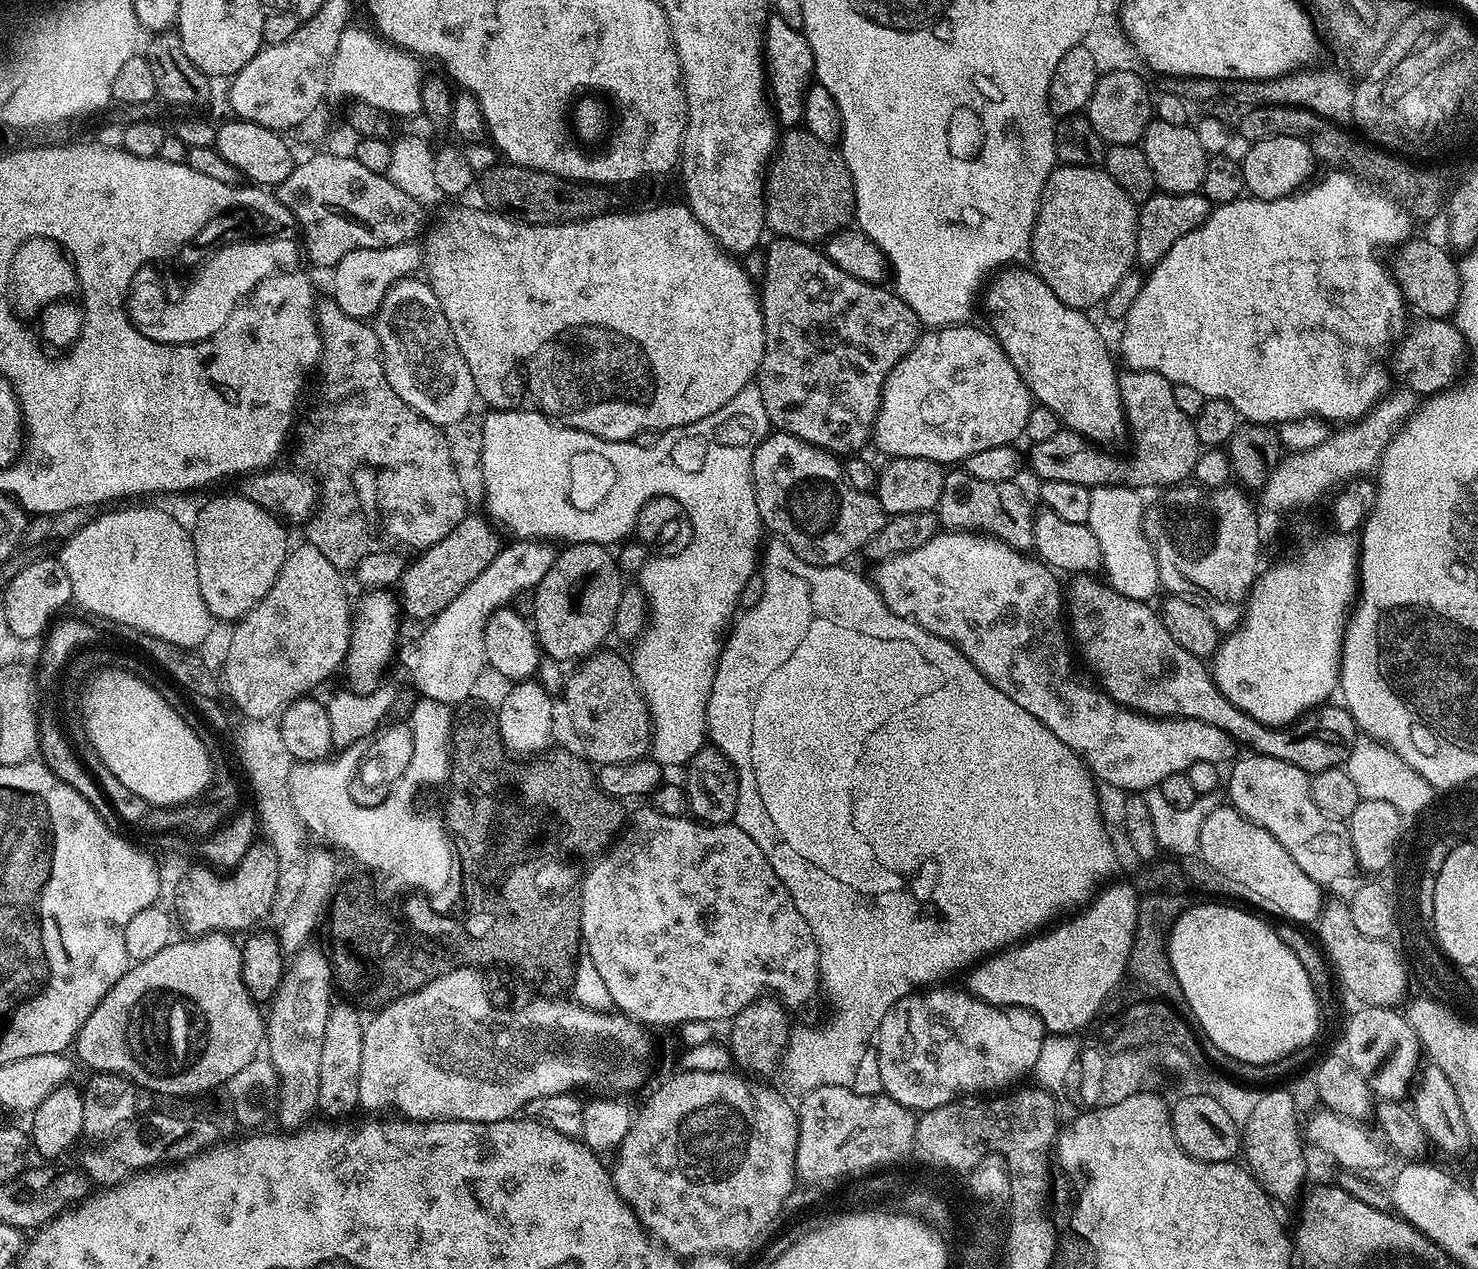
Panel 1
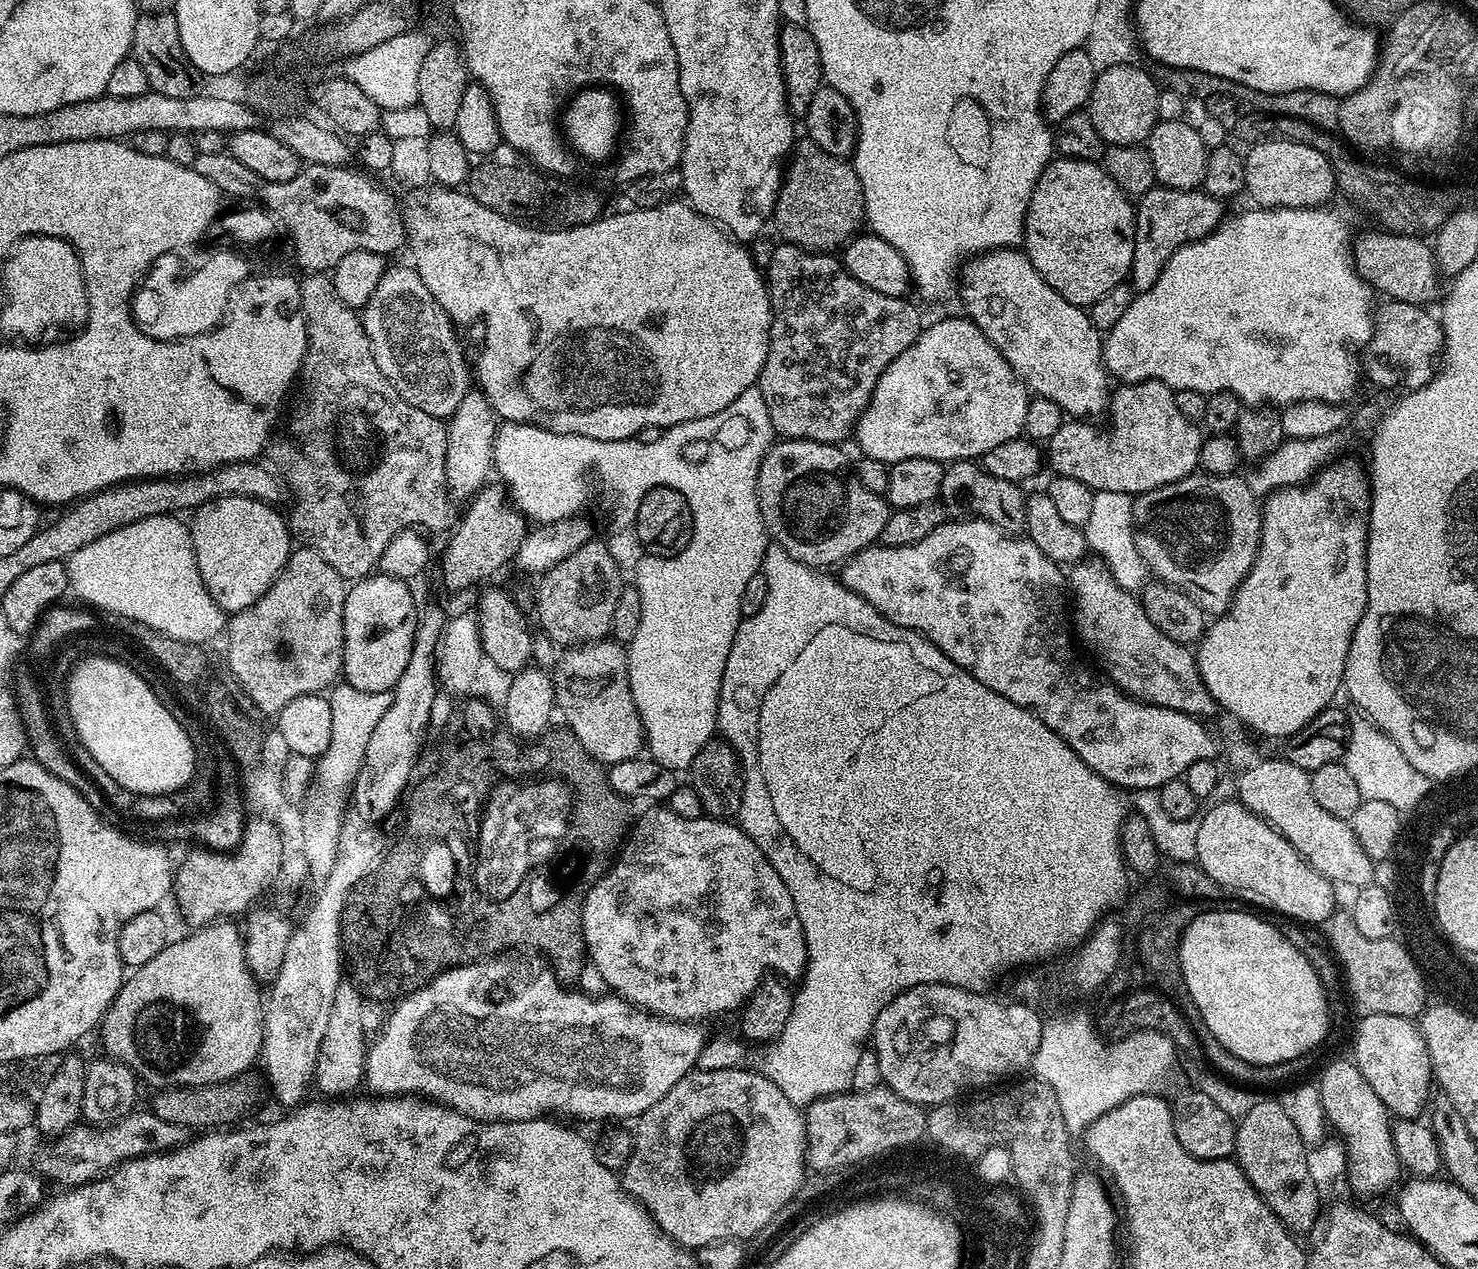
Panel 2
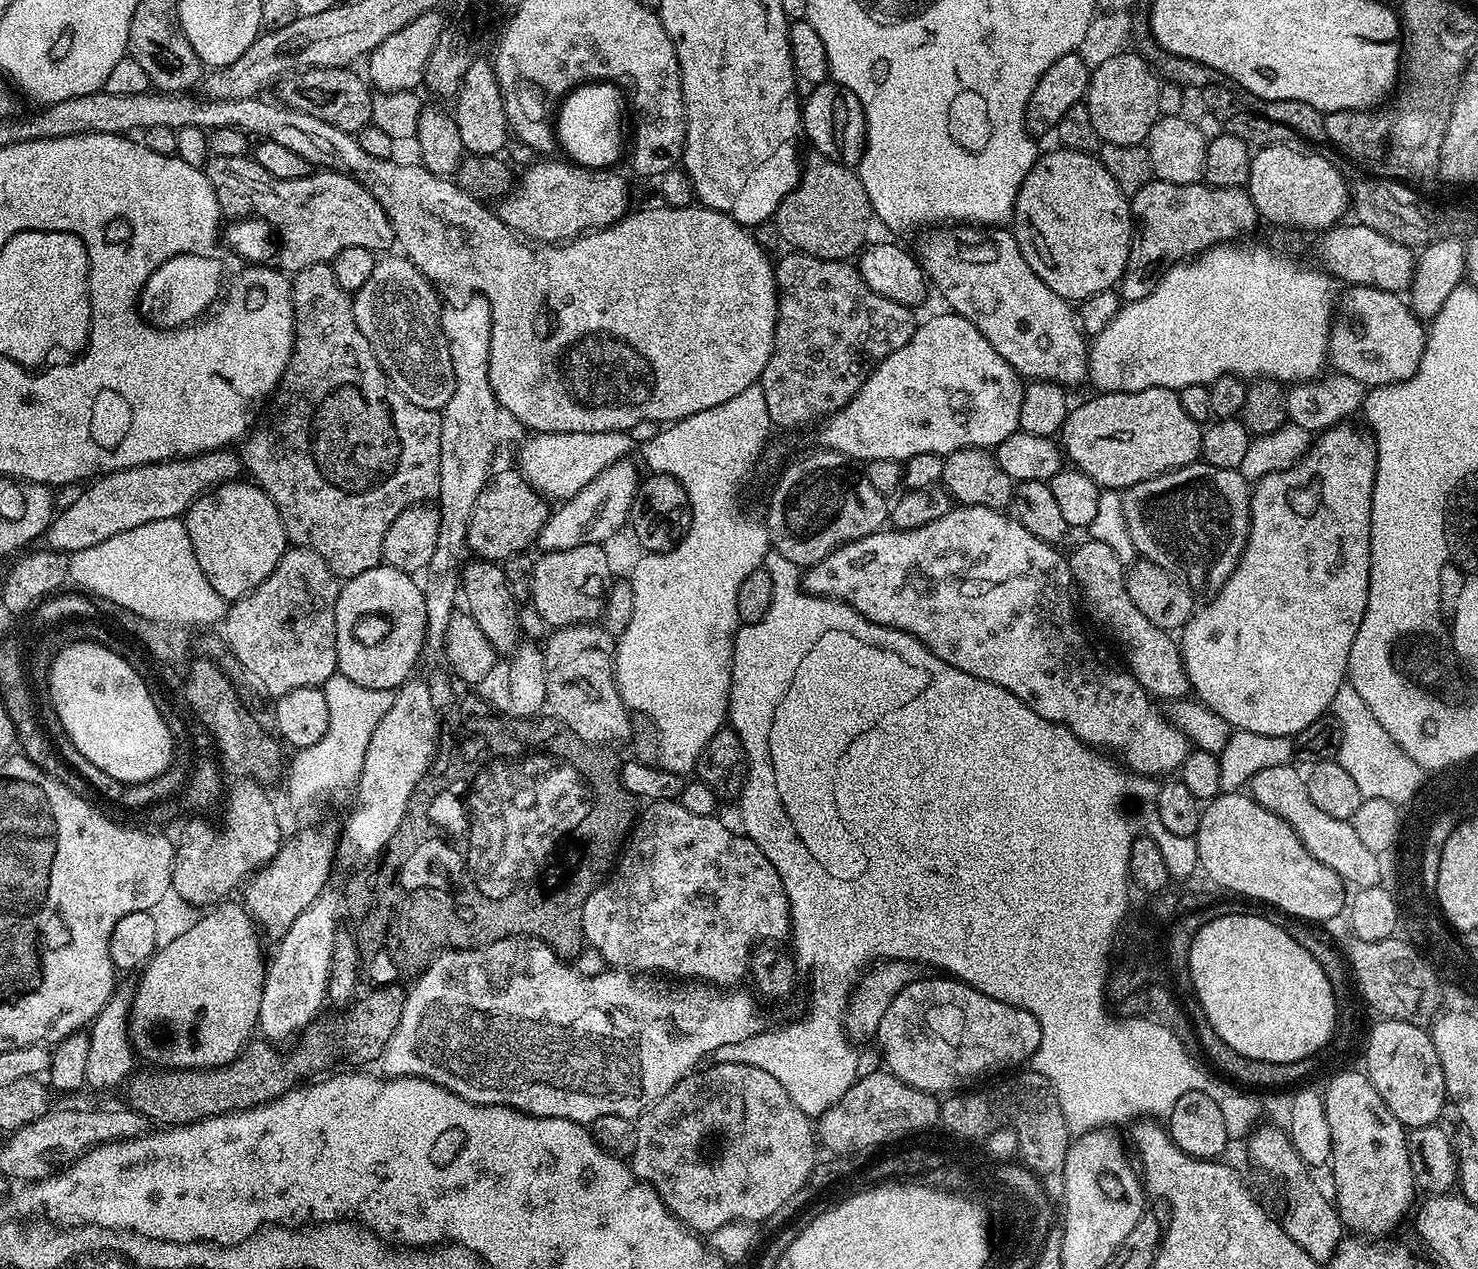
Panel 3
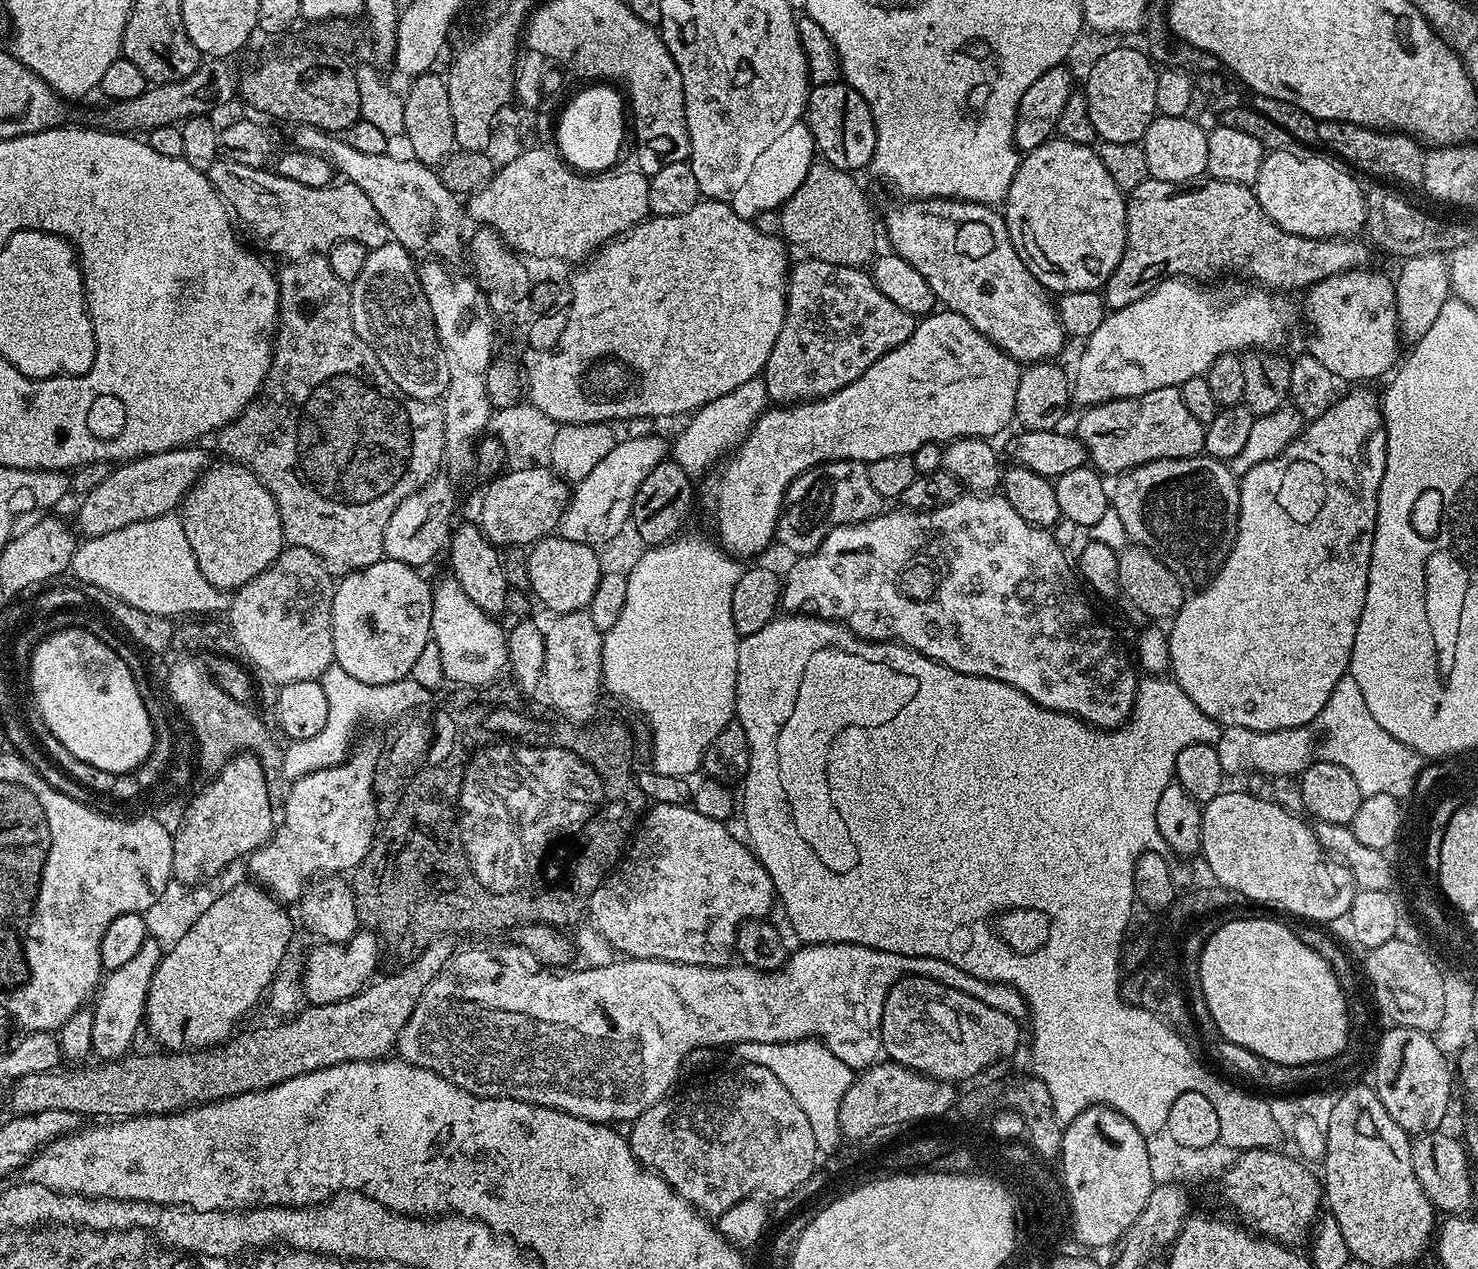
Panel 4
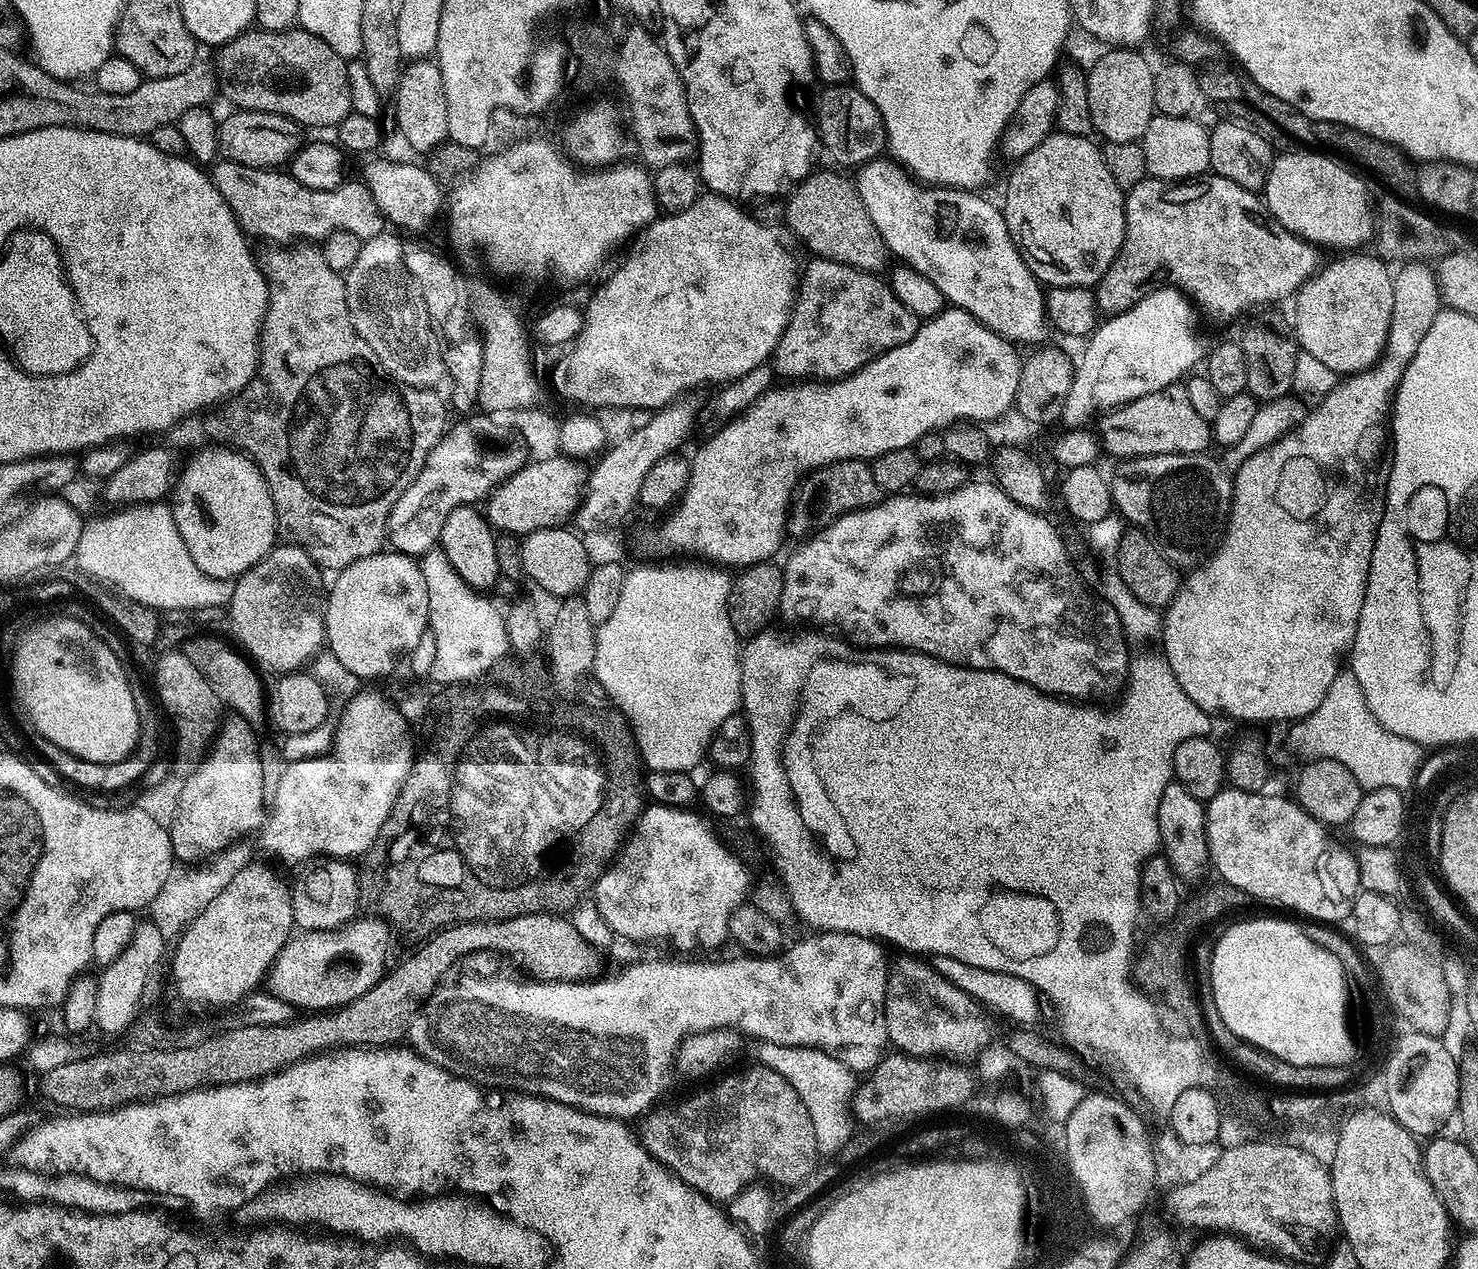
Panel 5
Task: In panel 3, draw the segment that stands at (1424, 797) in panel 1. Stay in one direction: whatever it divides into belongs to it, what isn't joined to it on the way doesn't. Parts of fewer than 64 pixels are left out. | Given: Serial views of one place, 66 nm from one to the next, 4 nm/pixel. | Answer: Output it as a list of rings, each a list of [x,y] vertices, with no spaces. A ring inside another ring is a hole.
[[[1352,685],[1340,687],[1332,703],[1331,713],[1335,716],[1340,737],[1336,751],[1337,763],[1358,783],[1363,799],[1386,796],[1396,801],[1407,798],[1412,802],[1419,795],[1419,788],[1426,777],[1422,769],[1379,725],[1370,708],[1366,706]],[[1418,792],[1418,793],[1417,793]]]

